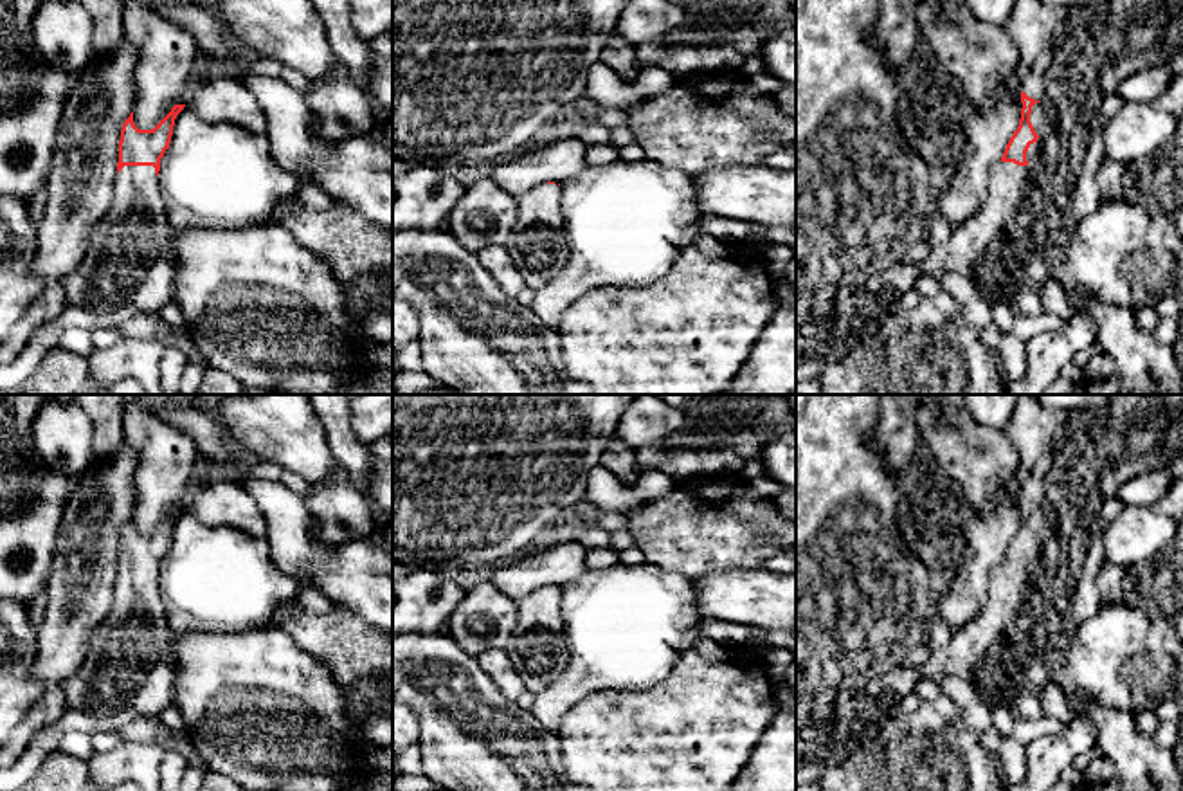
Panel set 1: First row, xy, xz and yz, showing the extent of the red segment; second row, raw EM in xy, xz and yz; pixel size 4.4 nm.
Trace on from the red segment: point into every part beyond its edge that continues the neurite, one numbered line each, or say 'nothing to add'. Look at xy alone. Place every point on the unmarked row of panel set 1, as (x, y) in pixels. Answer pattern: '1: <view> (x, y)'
1: xy (134, 636)

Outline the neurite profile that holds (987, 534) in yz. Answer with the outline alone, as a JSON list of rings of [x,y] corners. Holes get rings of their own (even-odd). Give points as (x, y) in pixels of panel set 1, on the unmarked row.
[[[1021,395],[1005,434],[1019,454],[1019,467],[1008,499],[974,510],[963,524],[965,546],[953,584],[938,598],[936,611],[953,632],[969,625],[989,598],[990,577],[1019,530],[1023,486],[1052,443],[1053,434],[1068,422],[1070,413],[1046,407],[1035,395]]]

